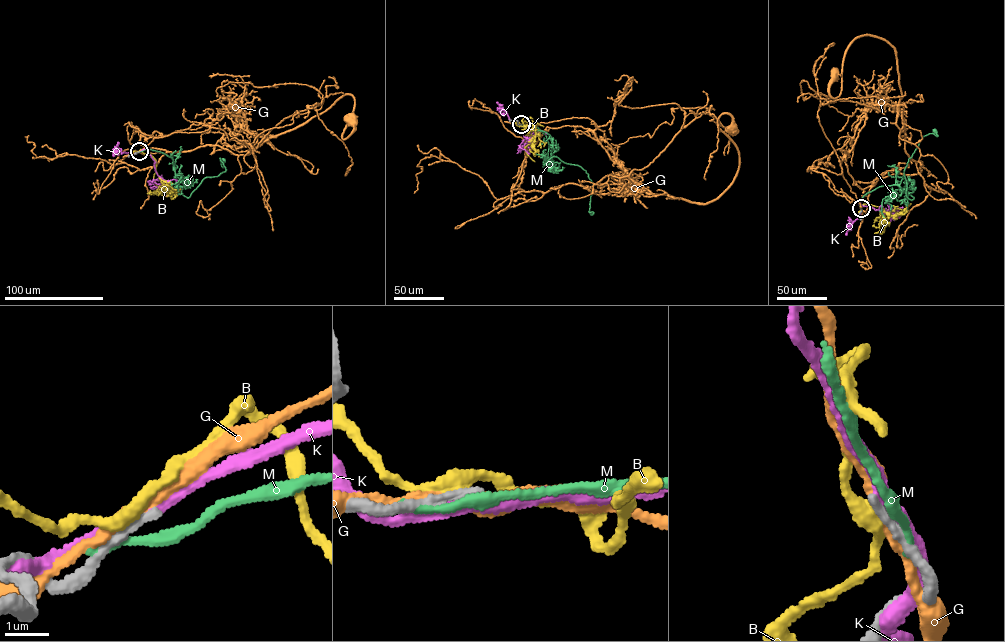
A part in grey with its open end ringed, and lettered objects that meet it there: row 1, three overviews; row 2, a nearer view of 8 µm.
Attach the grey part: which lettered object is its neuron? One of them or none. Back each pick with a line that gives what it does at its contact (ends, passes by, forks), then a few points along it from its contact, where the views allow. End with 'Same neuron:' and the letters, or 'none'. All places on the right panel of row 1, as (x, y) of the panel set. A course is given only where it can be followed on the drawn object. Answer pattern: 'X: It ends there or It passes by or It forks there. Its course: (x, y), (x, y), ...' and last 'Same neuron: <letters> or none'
Same neuron: none

